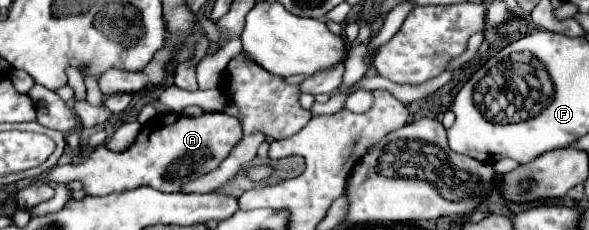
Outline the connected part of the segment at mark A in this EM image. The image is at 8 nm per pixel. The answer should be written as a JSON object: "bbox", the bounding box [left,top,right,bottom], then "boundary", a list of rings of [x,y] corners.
{"bbox":[48,113,242,195],"boundary":[[[180,113],[158,115],[148,121],[138,133],[132,147],[126,151],[110,151],[106,145],[96,147],[80,165],[58,165],[48,173],[48,179],[68,183],[78,179],[86,195],[108,195],[140,185],[158,191],[180,191],[182,185],[216,169],[234,145],[242,139],[242,125],[236,117],[226,113],[202,113],[200,117],[186,117]]]}

